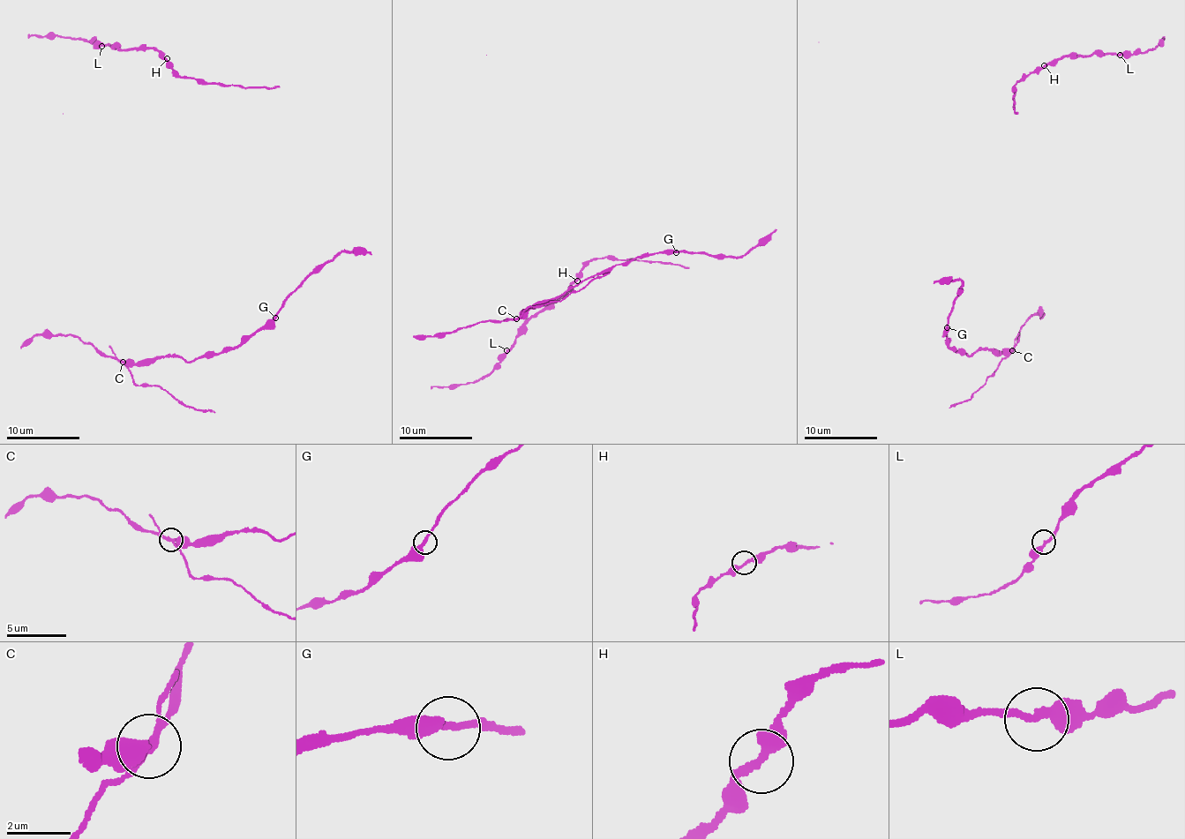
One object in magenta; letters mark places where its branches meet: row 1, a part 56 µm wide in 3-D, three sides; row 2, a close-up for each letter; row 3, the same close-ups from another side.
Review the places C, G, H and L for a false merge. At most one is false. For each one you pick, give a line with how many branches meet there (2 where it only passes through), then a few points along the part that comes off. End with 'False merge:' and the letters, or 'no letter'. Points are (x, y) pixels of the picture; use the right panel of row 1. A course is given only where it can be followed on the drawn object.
C: 2 branches meet; foreign part runs (1011, 349), (971, 398), (948, 408)
False merge: C

